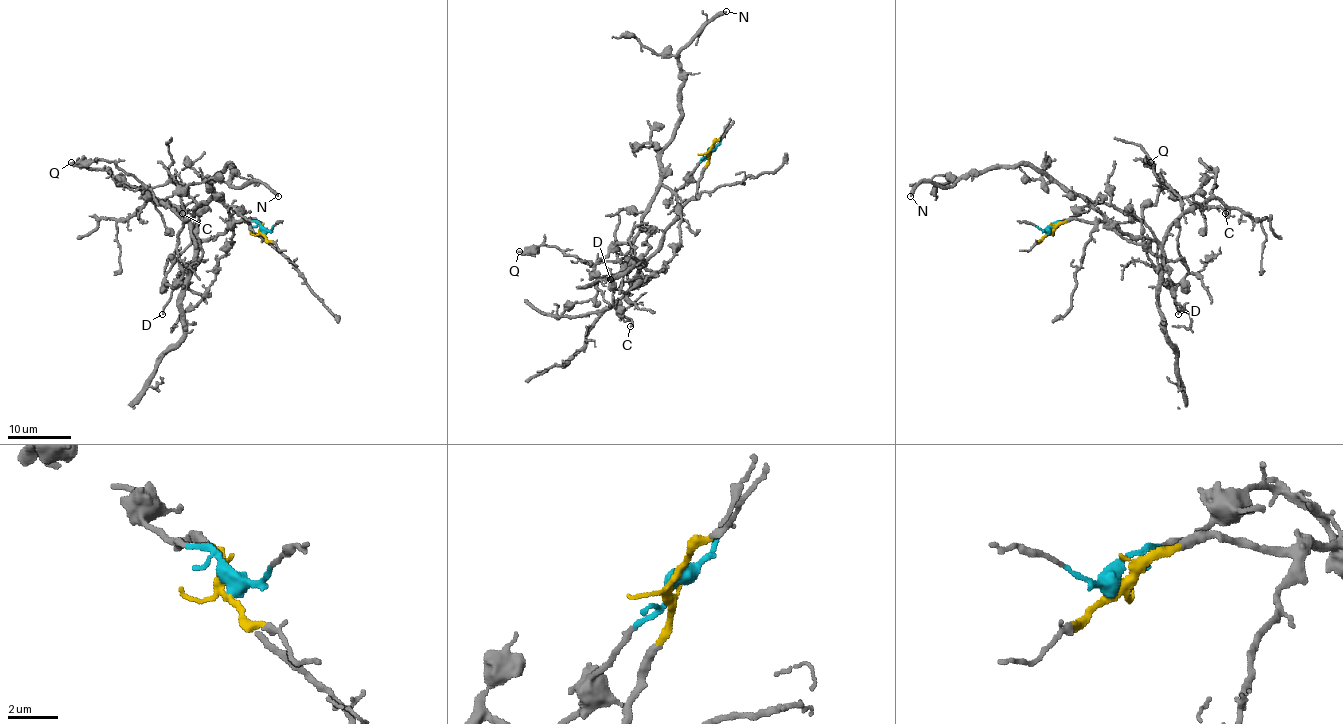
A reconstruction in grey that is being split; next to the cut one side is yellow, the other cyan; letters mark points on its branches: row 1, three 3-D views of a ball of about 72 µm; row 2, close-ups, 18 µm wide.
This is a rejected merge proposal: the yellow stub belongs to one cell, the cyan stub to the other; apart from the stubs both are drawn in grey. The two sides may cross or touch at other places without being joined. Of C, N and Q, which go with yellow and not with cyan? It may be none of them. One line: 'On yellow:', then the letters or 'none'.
On yellow: C

